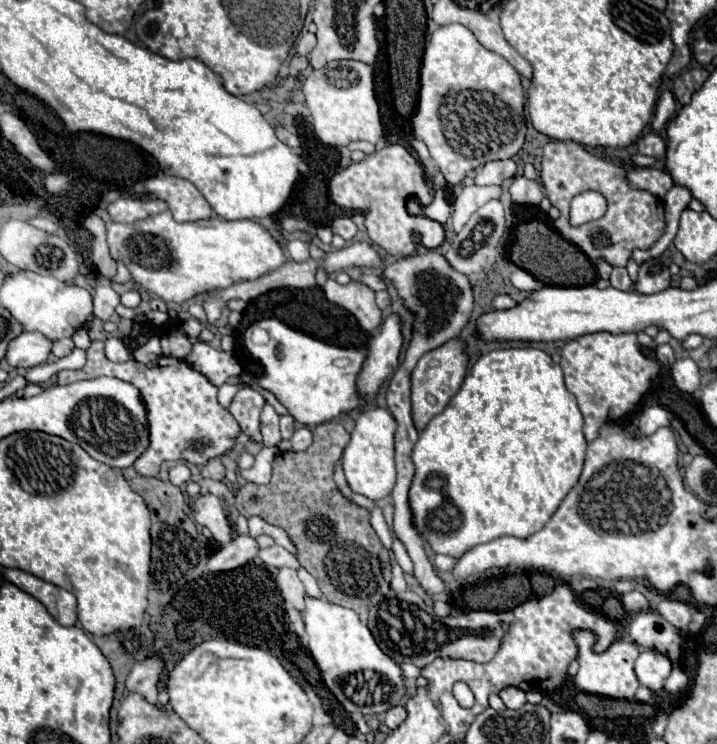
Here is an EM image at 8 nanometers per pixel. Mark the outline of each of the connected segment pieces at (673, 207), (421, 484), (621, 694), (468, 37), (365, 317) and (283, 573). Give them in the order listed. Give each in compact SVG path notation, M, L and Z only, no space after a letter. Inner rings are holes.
M674 185L666 197L662 199L664 201L664 209L666 209L666 231L664 235L656 241L656 245L652 245L650 249L636 249L632 253L634 261L636 263L644 263L646 259L652 259L652 257L658 257L666 251L666 247L670 245L670 241L674 239L676 235L676 229L678 229L678 219L680 219L680 213L688 207L692 195L688 193L688 189L680 189L678 185Z
M514 347L514 349L496 349L482 355L476 365L468 371L460 391L450 399L448 407L436 415L424 431L420 431L420 439L414 445L412 461L416 467L410 491L408 491L408 503L412 511L412 523L416 531L424 537L426 543L430 543L432 553L442 553L448 557L462 557L466 551L480 543L488 543L492 539L512 535L512 537L530 537L536 531L540 531L552 513L558 509L560 501L568 495L568 491L578 483L578 477L582 473L584 465L584 453L586 453L586 441L584 441L584 419L578 409L576 397L564 387L564 375L560 365L556 365L548 353L534 349L534 347Z
M578 630L574 634L575 641L580 647L578 651L578 663L580 669L574 677L574 685L592 695L602 695L602 697L612 697L612 699L634 699L636 689L640 687L636 673L634 673L634 661L640 655L640 649L636 643L630 641L614 641L608 651L596 653L593 645L596 642L596 636L588 630Z
M452 23L446 27L438 27L430 35L424 49L418 105L410 117L410 123L414 135L426 143L430 157L436 161L444 179L454 187L464 187L464 179L470 171L478 169L490 159L510 159L522 149L526 121L520 75L504 57L482 47L474 33L464 25Z
M332 277L324 283L322 289L326 299L350 311L368 335L374 335L378 331L378 327L382 325L382 311L376 307L372 289L368 289L366 285L360 285L358 281L340 285Z
M280 567L274 575L272 575L280 595L284 597L286 603L292 603L298 611L304 609L304 585L298 579L296 571L290 567Z

